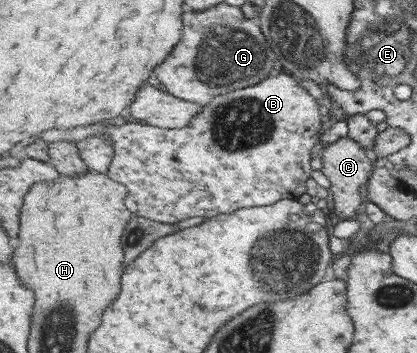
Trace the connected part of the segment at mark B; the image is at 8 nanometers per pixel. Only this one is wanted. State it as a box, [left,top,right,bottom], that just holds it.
[33,71,325,224]

